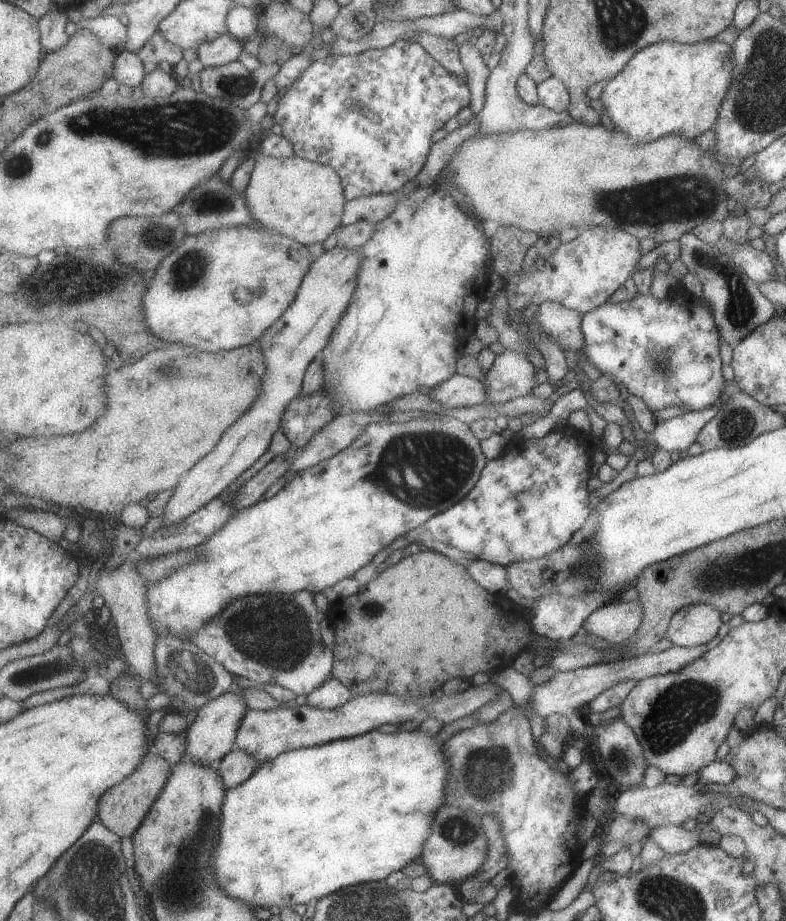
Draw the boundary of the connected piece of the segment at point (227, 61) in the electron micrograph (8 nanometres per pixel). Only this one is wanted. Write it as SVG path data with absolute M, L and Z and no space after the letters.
M229 33L220 36L217 40L205 43L199 49L199 57L206 68L219 68L239 62L244 52L245 42Z

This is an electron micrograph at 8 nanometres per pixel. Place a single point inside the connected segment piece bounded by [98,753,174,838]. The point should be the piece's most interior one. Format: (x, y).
(124, 809)

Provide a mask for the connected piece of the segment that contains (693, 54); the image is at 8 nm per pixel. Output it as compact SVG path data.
M717 38L690 45L667 41L652 44L652 48L636 52L627 67L607 82L603 94L599 97L604 105L601 114L608 115L614 127L628 139L635 141L636 145L652 143L673 133L681 135L684 139L695 140L710 131L718 119L720 106L731 84L733 70L731 57L731 46L720 42Z

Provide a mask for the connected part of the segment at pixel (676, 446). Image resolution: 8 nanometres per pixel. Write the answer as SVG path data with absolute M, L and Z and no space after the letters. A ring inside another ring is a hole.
M713 406L700 411L688 411L676 418L656 423L650 434L650 440L664 451L688 450L697 440L704 426L717 414L718 407Z

